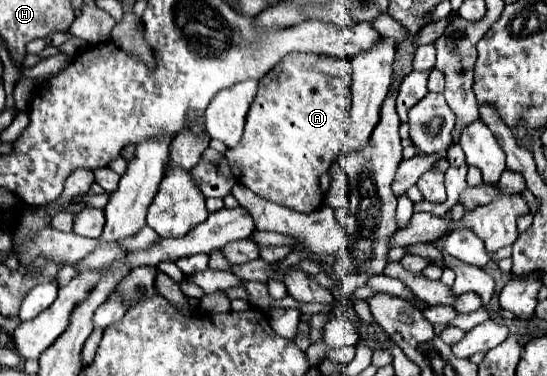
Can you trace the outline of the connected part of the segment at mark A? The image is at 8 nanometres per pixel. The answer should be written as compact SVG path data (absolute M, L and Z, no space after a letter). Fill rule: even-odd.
M291 53L289 57L285 57L285 61L281 61L281 65L275 65L261 81L259 81L259 91L257 91L257 97L247 113L247 123L245 123L245 131L243 131L243 137L241 141L237 143L237 147L229 149L225 153L227 161L229 161L229 167L231 167L231 173L233 177L245 185L247 189L251 189L253 193L273 201L273 203L279 203L283 207L289 207L289 209L295 209L299 213L313 213L317 211L321 205L323 205L323 193L321 193L321 187L319 187L319 177L331 167L331 163L337 159L337 155L341 153L341 147L343 147L343 141L345 141L345 135L349 131L349 105L351 105L351 93L349 93L349 81L351 81L351 61L349 59L341 59L341 57L327 57L327 55L311 55L311 53Z

